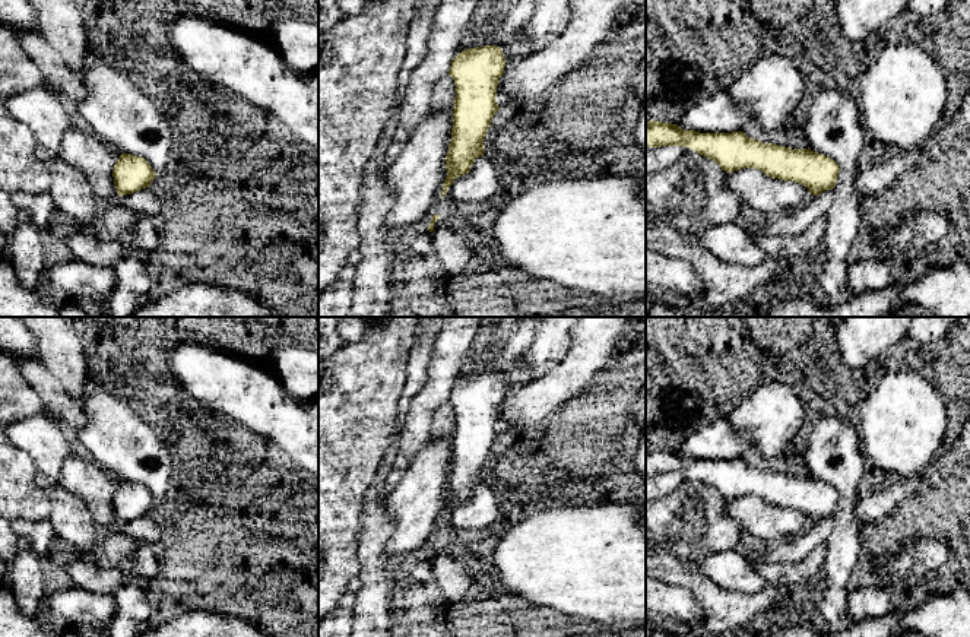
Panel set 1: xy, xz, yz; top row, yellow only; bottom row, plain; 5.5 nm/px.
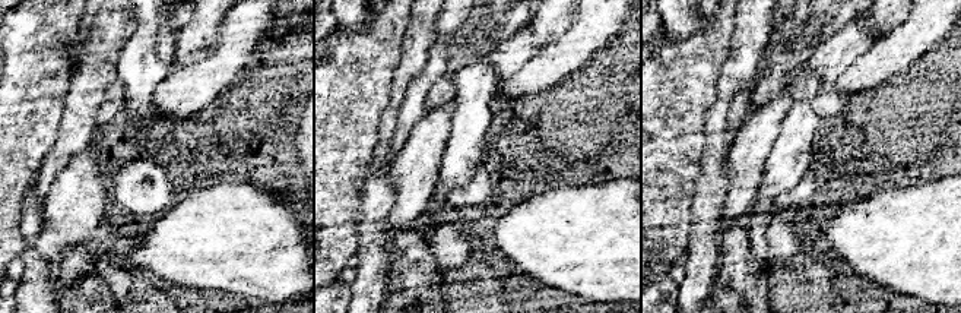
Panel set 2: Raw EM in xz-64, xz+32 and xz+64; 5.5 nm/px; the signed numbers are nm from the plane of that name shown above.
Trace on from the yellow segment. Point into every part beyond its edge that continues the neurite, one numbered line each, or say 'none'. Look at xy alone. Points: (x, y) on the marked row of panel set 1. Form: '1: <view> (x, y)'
none

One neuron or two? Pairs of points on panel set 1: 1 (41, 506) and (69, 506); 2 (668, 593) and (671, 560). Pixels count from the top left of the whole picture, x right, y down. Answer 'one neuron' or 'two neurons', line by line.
1: two neurons
2: two neurons

